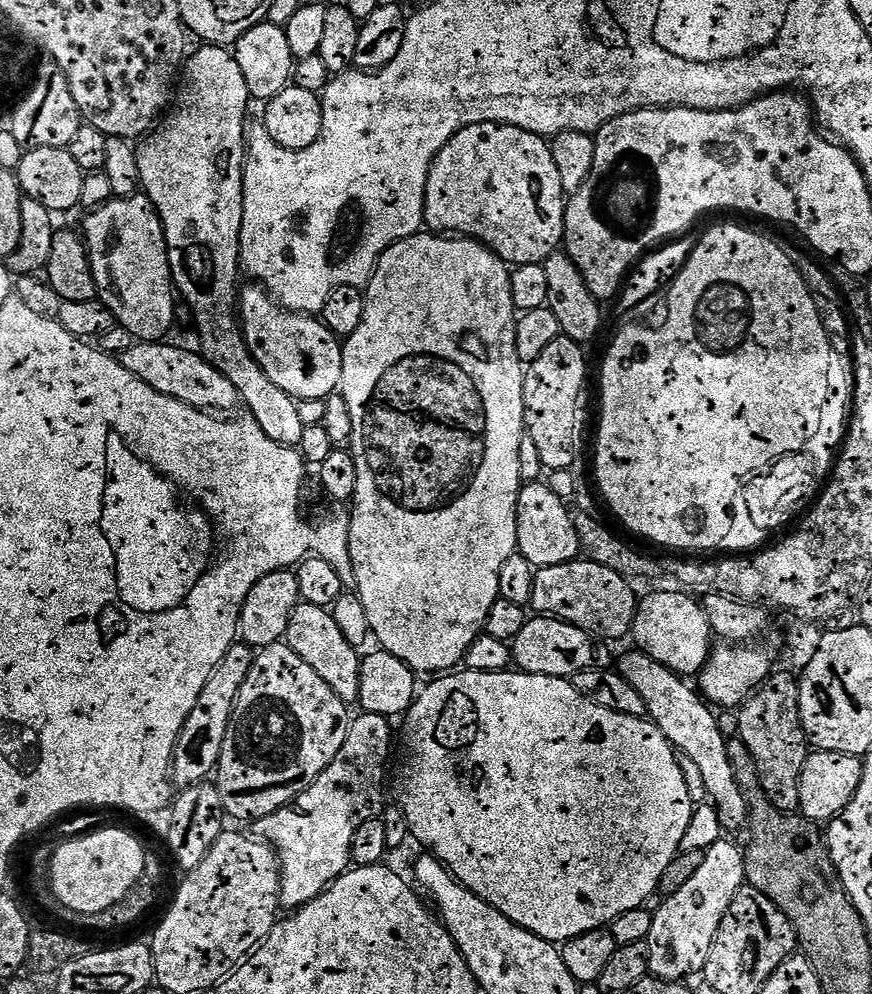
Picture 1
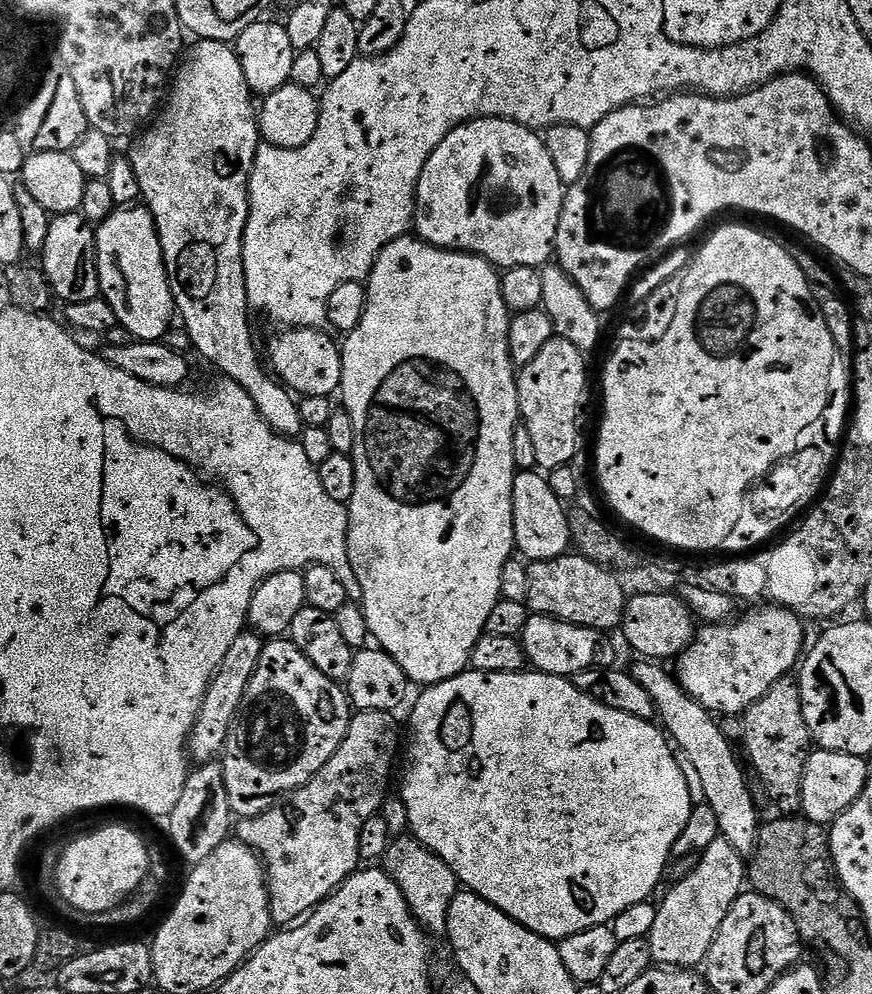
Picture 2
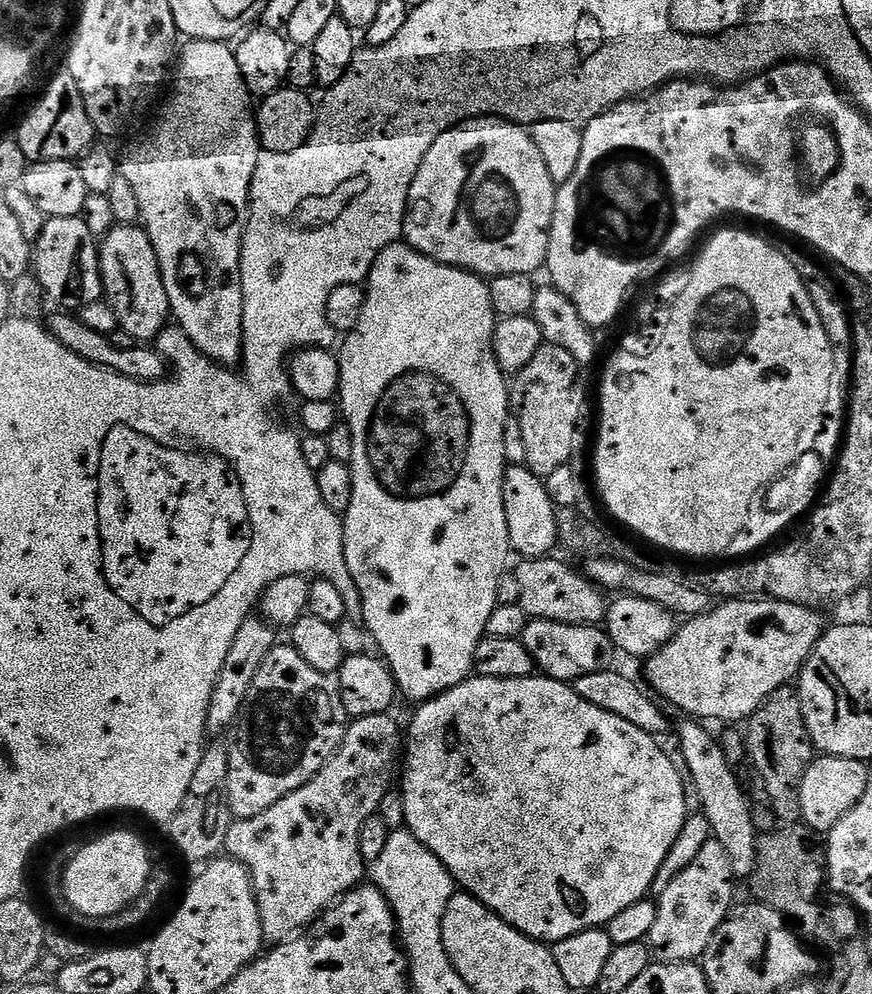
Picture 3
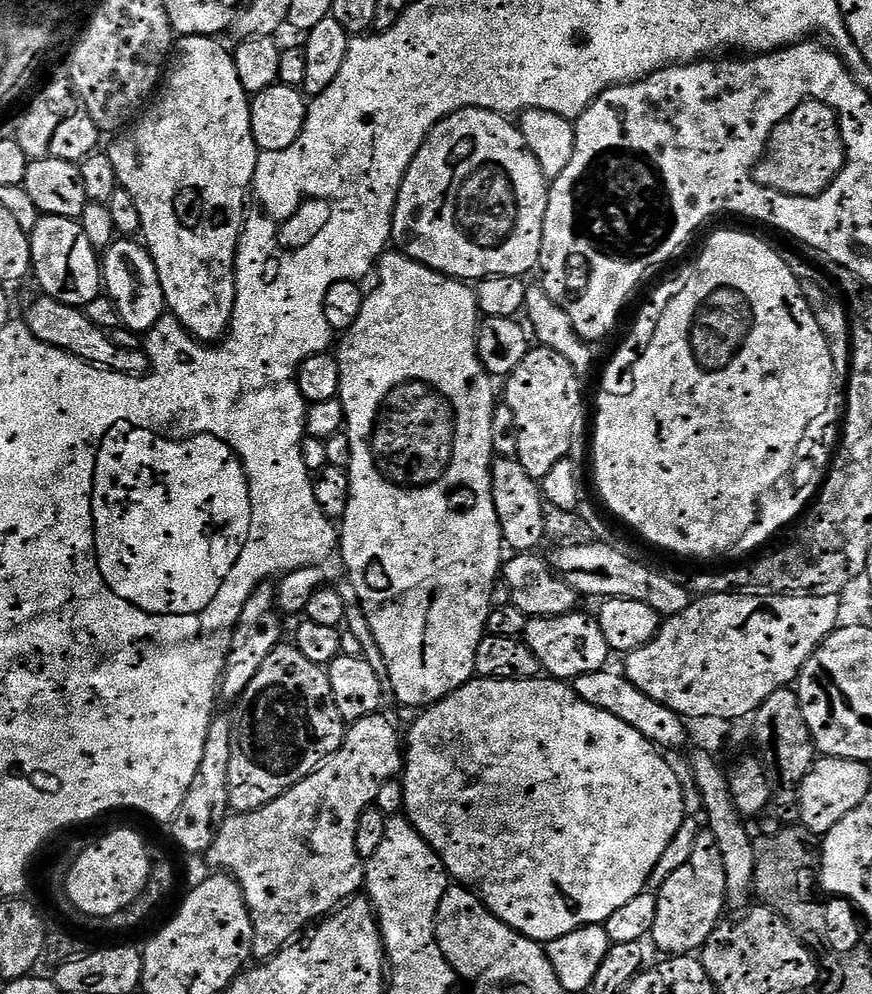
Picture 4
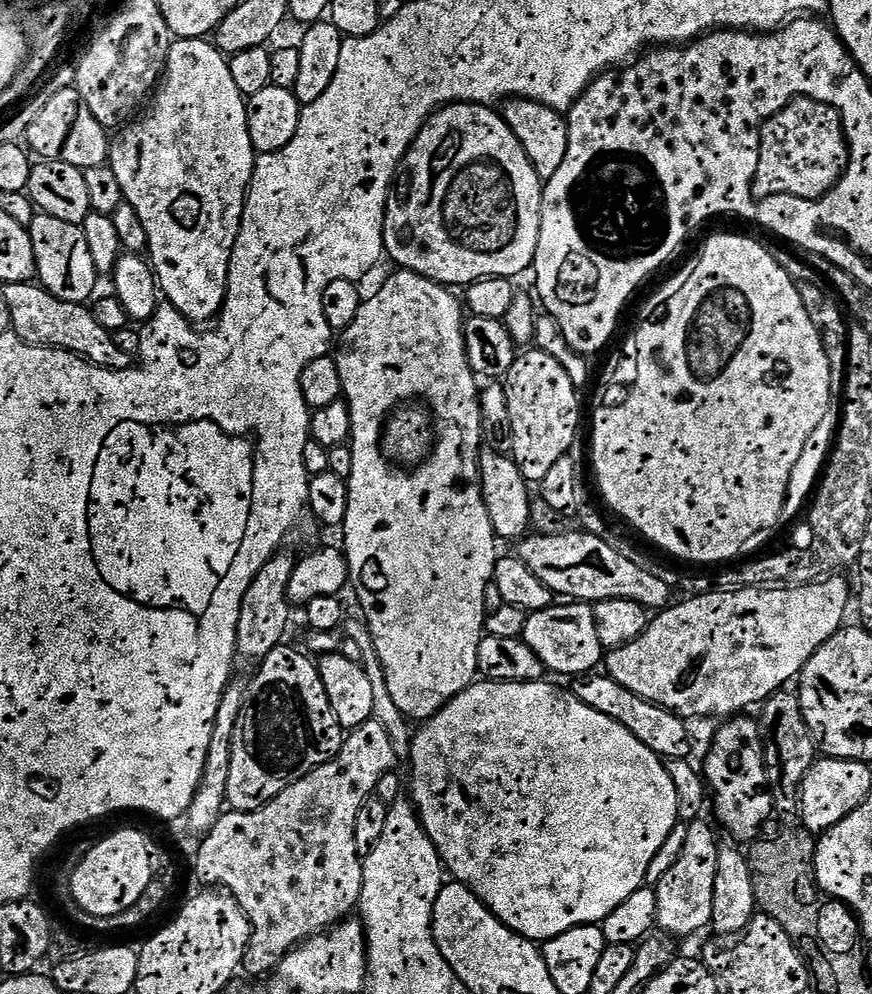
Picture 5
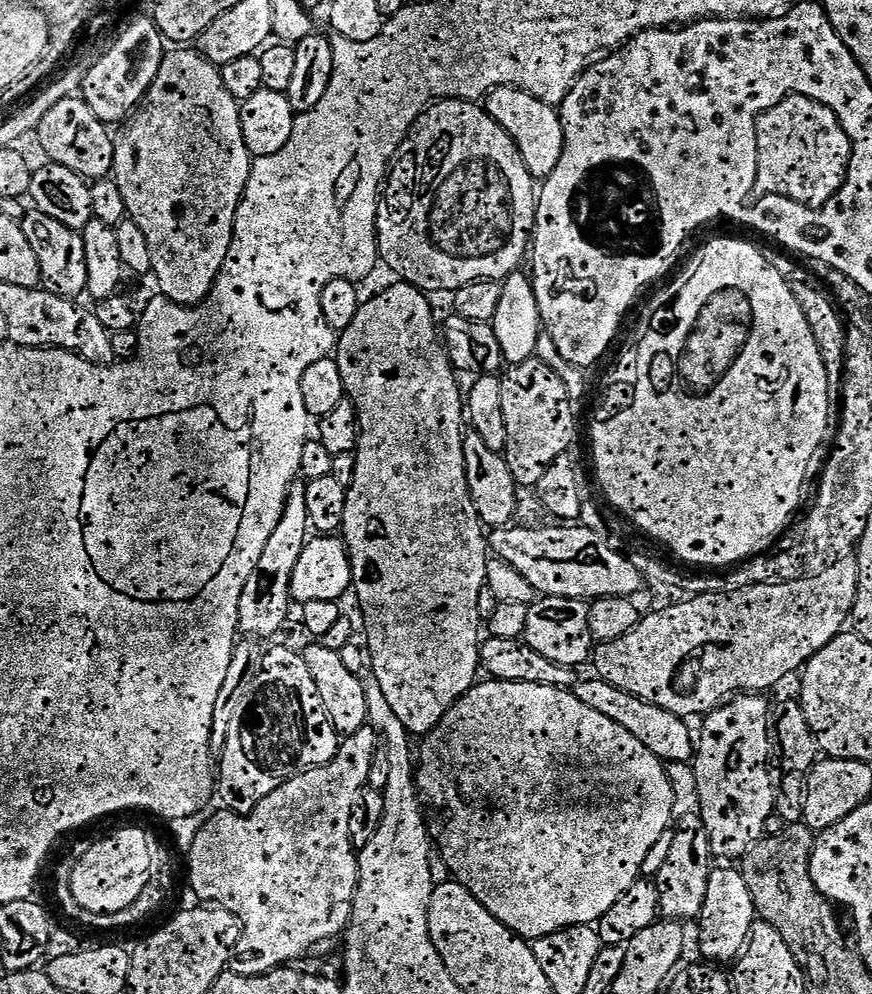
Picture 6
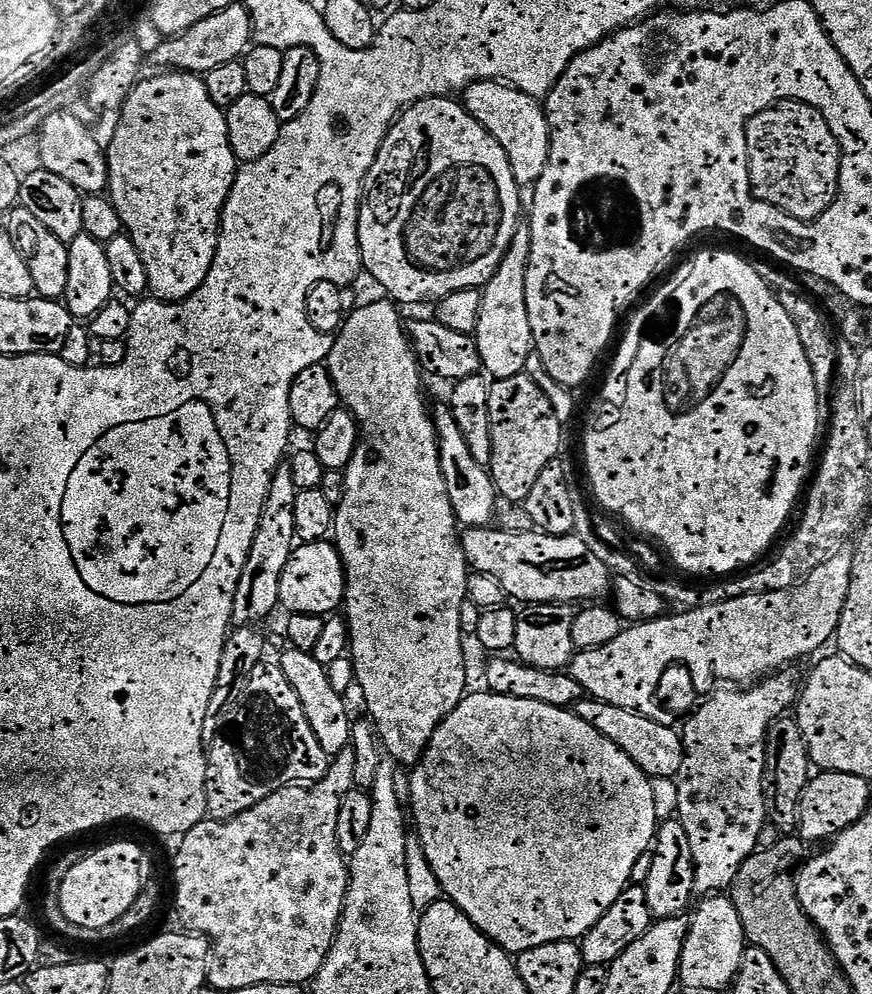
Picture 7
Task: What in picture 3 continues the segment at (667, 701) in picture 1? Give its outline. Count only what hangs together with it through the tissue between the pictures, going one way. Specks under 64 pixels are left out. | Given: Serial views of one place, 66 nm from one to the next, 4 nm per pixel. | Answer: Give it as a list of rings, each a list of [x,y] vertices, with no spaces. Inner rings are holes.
[[[685,719],[680,728],[680,742],[678,748],[685,755],[689,767],[689,780],[698,788],[701,799],[700,812],[708,819],[712,827],[711,835],[722,846],[726,846],[726,854],[730,854],[730,864],[737,878],[751,877],[756,868],[756,820],[752,817],[752,804],[724,753],[724,748],[707,732],[703,723],[695,719]]]

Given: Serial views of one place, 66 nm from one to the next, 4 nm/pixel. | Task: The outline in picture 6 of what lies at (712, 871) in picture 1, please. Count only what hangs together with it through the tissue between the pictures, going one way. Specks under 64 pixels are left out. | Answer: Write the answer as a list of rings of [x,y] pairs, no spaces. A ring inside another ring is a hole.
[[[699,815],[686,817],[679,821],[676,837],[667,845],[666,850],[672,854],[672,860],[666,856],[663,864],[655,869],[654,883],[657,888],[659,904],[659,915],[666,920],[677,922],[695,921],[700,915],[702,906],[706,902],[706,886],[704,880],[710,882],[710,874],[714,867],[714,857],[711,850],[710,838],[704,829]]]

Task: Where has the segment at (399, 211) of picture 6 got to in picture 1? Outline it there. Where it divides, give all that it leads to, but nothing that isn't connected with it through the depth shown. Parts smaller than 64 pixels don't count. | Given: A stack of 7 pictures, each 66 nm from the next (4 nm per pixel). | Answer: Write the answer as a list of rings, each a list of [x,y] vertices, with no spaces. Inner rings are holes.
[[[471,124],[446,142],[430,166],[424,199],[424,222],[433,233],[455,234],[492,249],[509,266],[543,264],[564,238],[566,193],[554,166],[552,149],[543,136],[509,124]]]

